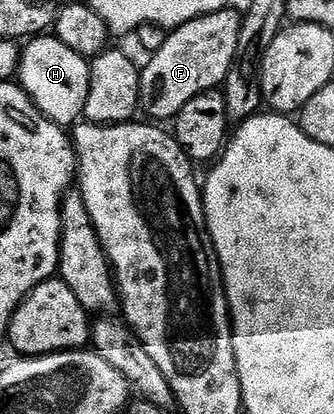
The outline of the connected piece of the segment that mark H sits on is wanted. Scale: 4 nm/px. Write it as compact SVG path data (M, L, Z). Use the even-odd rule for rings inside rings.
M41 33L29 38L23 44L20 57L20 70L18 72L19 86L24 88L25 93L34 101L34 105L50 121L54 121L65 129L81 122L86 109L86 97L90 93L90 63L82 58L74 49L62 45L62 41L52 33Z

